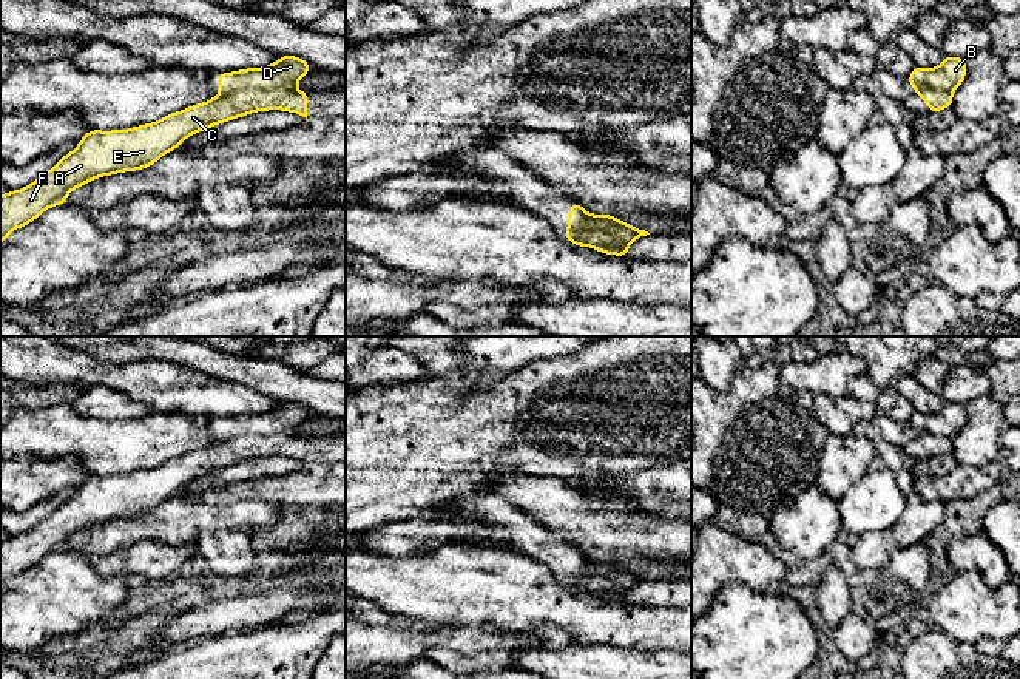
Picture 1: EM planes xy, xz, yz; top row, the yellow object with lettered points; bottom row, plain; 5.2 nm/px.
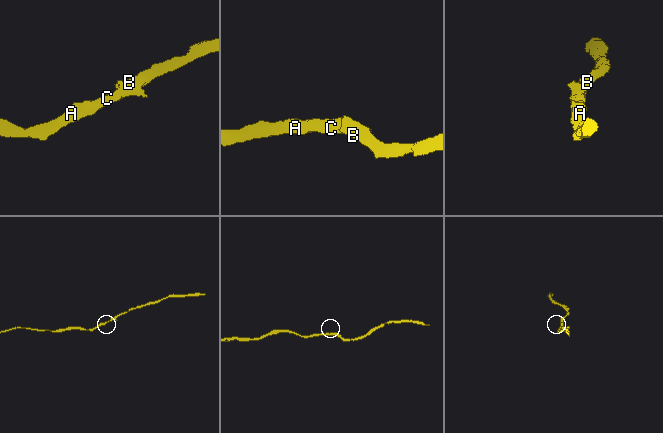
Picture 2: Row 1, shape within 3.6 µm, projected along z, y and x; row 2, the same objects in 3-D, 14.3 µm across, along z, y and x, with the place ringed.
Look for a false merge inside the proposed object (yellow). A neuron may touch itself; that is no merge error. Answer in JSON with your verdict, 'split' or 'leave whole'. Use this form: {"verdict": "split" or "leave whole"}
{"verdict": "split"}

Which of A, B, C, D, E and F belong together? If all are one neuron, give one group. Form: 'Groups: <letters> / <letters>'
Groups: A C E F / B D

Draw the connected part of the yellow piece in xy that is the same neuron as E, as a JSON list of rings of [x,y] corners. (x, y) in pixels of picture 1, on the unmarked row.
[[[244,434],[230,440],[219,440],[213,444],[191,451],[182,457],[174,457],[153,469],[137,471],[128,475],[90,475],[79,491],[65,500],[51,515],[37,523],[25,534],[6,537],[0,542],[0,591],[6,582],[29,568],[35,566],[45,556],[63,551],[68,540],[93,525],[111,522],[116,519],[144,515],[156,509],[164,500],[179,494],[190,481],[228,466],[247,461],[250,458],[282,455],[298,458],[307,464],[309,438],[296,434]]]

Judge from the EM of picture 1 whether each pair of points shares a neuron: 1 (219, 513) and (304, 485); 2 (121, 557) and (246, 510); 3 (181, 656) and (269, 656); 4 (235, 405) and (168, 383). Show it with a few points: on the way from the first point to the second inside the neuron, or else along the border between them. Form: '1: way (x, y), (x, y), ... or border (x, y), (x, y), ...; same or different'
1: border (224, 502), (263, 499), (280, 505); different
2: border (195, 543), (136, 540), (124, 548); different
3: way (202, 656), (247, 656); same
4: way (218, 398), (185, 391); same

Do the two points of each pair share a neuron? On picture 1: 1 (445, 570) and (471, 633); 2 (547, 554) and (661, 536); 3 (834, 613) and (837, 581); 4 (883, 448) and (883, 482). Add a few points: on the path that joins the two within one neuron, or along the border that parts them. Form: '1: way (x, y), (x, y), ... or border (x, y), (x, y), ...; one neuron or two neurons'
1: border (431, 624), (496, 624), (503, 630); two neurons
2: border (540, 525), (571, 547); two neurons
3: way (834, 605), (834, 588); one neuron
4: border (883, 466), (895, 474); two neurons

